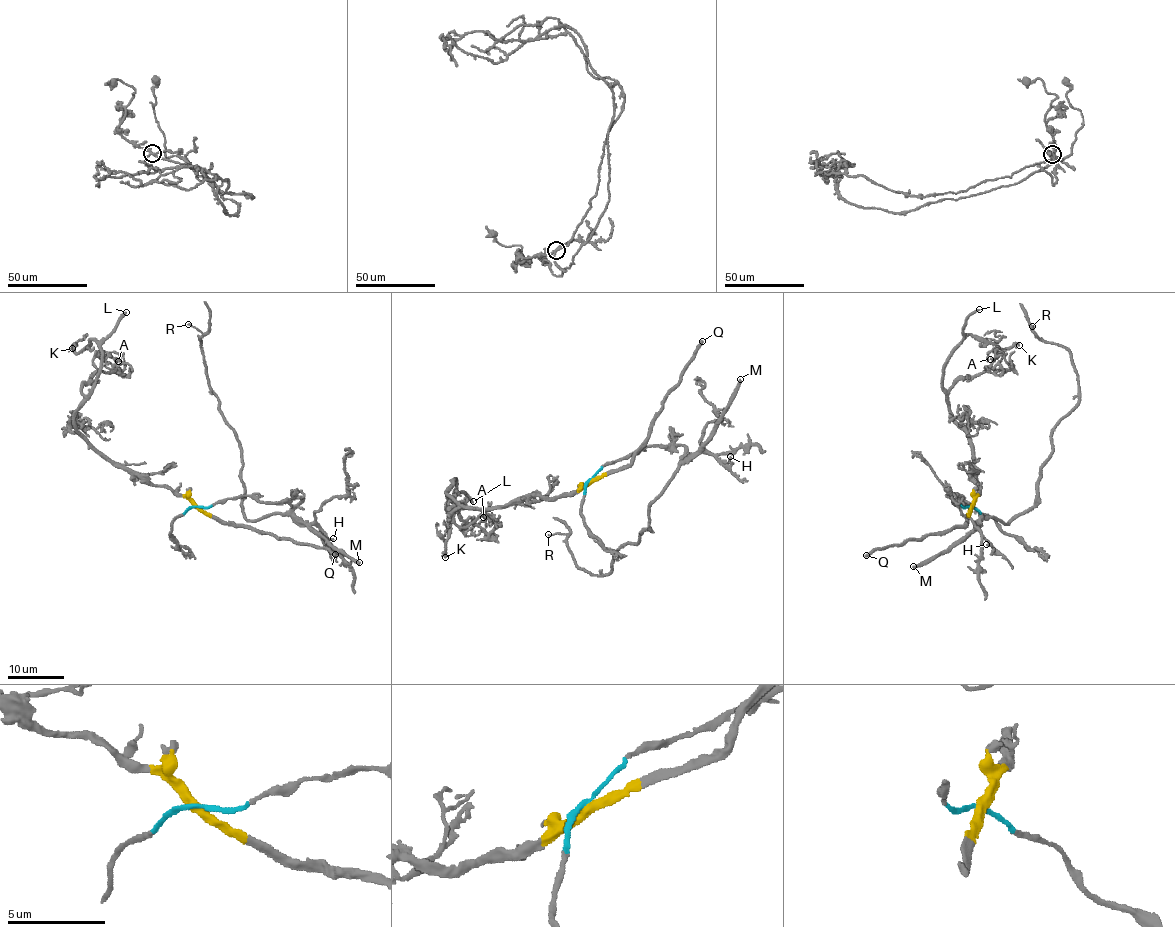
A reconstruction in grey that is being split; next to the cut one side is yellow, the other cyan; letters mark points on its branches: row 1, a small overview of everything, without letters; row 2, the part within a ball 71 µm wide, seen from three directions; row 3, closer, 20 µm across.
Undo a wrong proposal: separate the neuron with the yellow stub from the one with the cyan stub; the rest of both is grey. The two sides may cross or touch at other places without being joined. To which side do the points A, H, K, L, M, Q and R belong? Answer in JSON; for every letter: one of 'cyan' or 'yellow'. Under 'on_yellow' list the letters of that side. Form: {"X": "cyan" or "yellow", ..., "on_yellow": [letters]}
{"A": "yellow", "H": "cyan", "K": "yellow", "L": "yellow", "M": "cyan", "Q": "yellow", "R": "cyan", "on_yellow": ["A", "K", "L", "Q"]}

